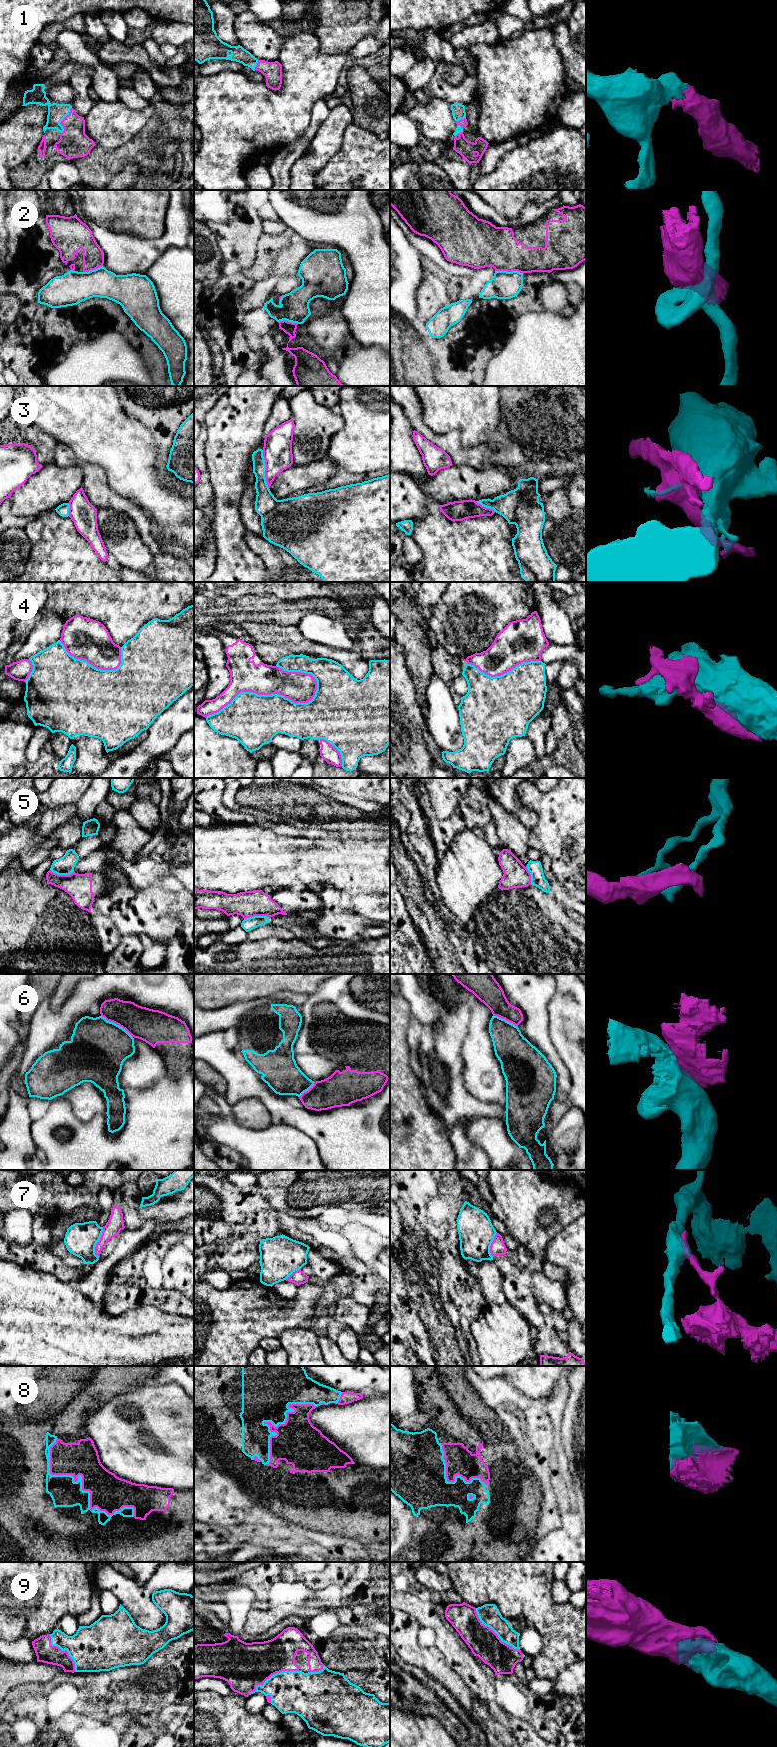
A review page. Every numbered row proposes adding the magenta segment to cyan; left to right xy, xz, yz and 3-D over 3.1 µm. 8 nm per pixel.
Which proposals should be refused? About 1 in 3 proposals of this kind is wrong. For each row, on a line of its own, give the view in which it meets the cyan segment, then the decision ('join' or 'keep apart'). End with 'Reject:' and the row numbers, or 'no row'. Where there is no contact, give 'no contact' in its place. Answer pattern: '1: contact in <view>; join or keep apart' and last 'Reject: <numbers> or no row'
1: contact in xy; join
2: contact in yz; keep apart
3: contact in xz; keep apart
4: contact in xz; keep apart
5: contact in xz; keep apart
6: contact in xy; keep apart
7: contact in xy; keep apart
8: contact in xy; join
9: contact in xz; join
Reject: 2, 3, 4, 5, 6, 7

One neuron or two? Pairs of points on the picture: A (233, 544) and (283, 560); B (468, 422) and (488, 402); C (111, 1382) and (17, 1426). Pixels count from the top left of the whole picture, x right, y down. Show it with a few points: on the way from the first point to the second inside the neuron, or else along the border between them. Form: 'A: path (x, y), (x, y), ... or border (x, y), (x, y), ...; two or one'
A: border (245, 529), (246, 544), (260, 558), (266, 569); two
B: path (473, 417), (483, 407); one
C: path (88, 1400), (64, 1424), (40, 1425); one

